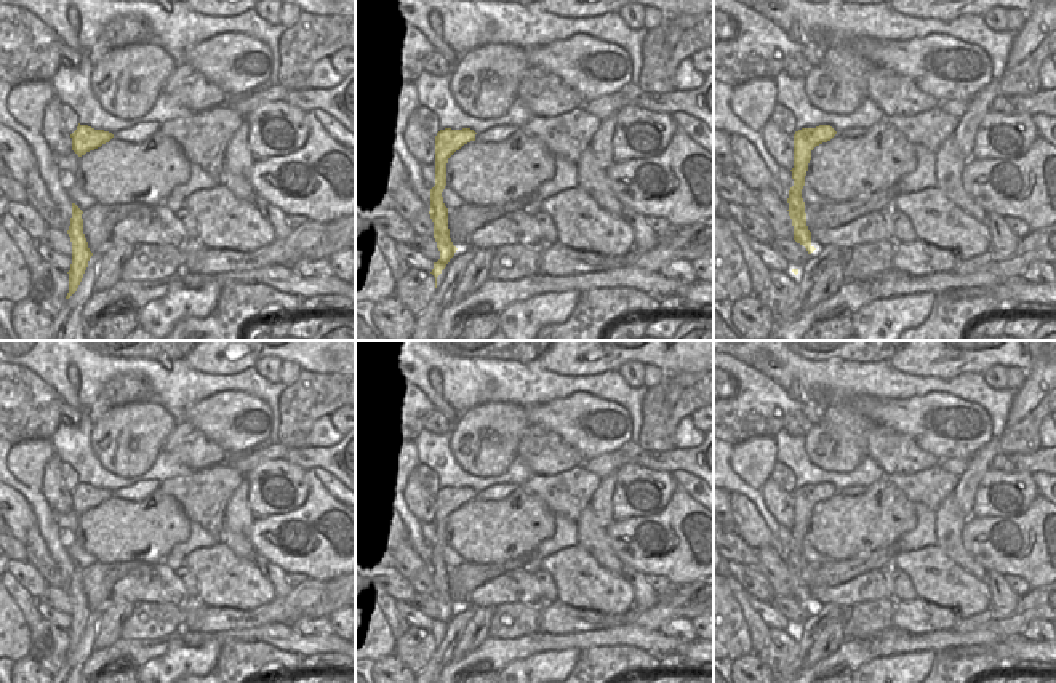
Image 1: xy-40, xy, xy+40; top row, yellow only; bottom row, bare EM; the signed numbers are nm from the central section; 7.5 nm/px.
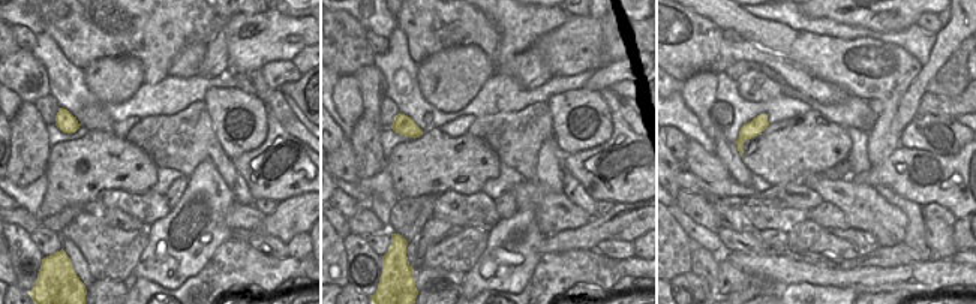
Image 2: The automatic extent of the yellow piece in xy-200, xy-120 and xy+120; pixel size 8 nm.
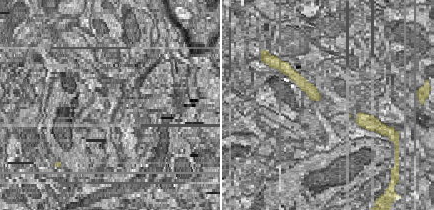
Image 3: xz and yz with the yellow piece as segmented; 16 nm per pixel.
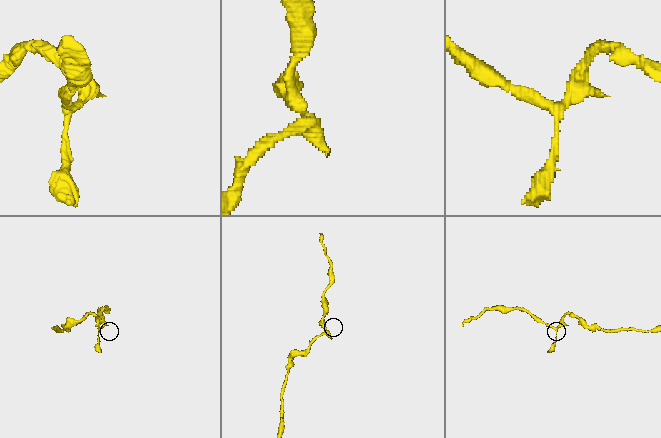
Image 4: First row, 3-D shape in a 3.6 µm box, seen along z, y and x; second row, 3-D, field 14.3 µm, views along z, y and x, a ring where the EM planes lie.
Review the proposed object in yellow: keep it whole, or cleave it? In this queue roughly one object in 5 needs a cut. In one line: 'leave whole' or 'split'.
leave whole

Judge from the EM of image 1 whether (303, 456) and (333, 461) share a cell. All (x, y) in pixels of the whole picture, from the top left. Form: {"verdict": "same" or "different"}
{"verdict": "same"}

